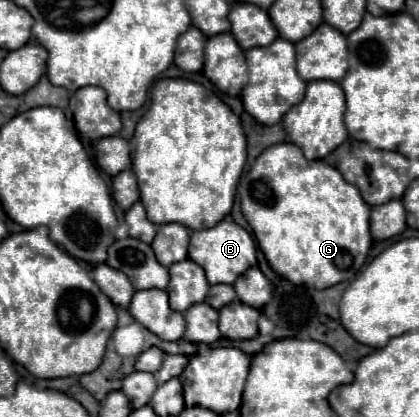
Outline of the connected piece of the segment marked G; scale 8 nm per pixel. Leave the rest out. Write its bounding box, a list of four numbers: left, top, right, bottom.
[238,143,370,289]

